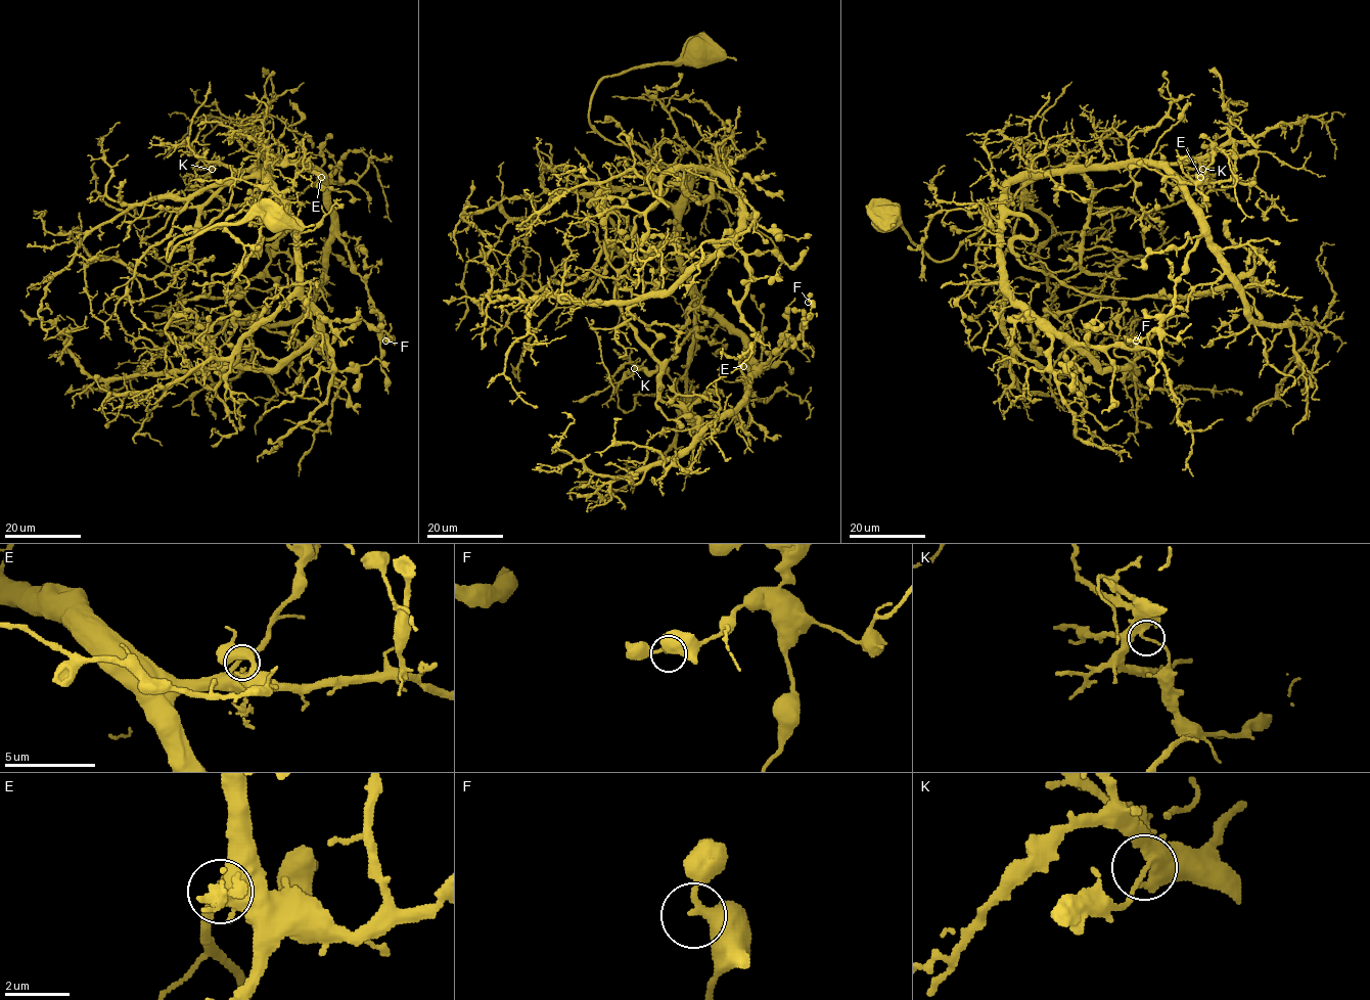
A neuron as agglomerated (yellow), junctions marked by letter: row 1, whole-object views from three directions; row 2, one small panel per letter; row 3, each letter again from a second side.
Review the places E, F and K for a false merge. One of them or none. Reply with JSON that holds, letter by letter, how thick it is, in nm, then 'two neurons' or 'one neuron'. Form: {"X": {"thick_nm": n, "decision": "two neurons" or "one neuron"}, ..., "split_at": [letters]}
{"E": {"thick_nm": 240, "decision": "one neuron"}, "F": {"thick_nm": 280, "decision": "one neuron"}, "K": {"thick_nm": 200, "decision": "two neurons"}, "split_at": ["K"]}

